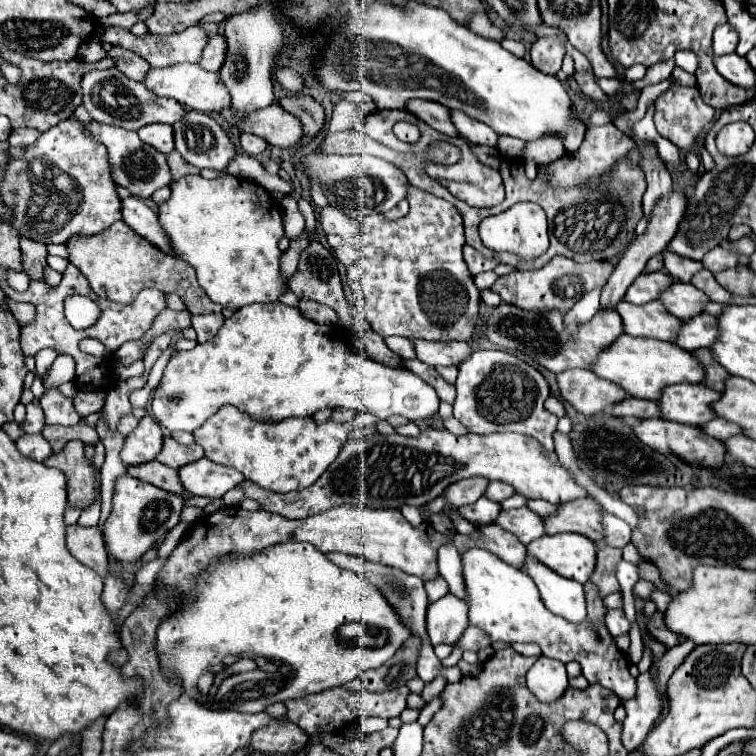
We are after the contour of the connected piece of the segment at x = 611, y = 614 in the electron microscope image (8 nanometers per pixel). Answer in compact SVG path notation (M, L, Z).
M610 609L608 611L608 615L606 615L606 627L608 627L608 631L614 637L628 635L628 631L630 631L630 623L628 623L628 619L626 619L626 615L624 615L622 609Z

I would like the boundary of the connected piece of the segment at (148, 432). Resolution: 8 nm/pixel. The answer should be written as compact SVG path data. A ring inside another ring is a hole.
M146 415L144 419L140 419L138 427L126 437L120 459L124 461L124 465L142 465L154 461L156 455L162 451L162 439L164 433L160 425L150 415Z

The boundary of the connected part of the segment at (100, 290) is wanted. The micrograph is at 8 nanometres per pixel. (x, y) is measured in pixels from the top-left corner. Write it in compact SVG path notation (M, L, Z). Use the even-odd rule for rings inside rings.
M116 221L110 229L106 229L106 233L94 237L78 237L78 241L70 241L70 245L66 247L70 251L70 263L74 263L86 275L90 287L98 297L106 297L114 303L128 305L136 299L136 295L142 289L154 287L162 293L180 295L180 299L186 303L192 315L222 311L222 305L212 303L206 297L206 293L200 291L200 285L196 281L196 271L190 263L162 253L158 247L150 245L150 241L146 241L134 229L130 229L124 221ZM200 293L202 293L202 303L200 303Z

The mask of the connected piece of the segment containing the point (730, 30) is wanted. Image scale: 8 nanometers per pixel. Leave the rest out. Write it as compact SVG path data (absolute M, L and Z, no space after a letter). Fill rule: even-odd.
M730 23L726 25L718 25L718 29L714 31L714 55L726 55L726 53L734 53L738 45L738 33L734 33L734 27Z

